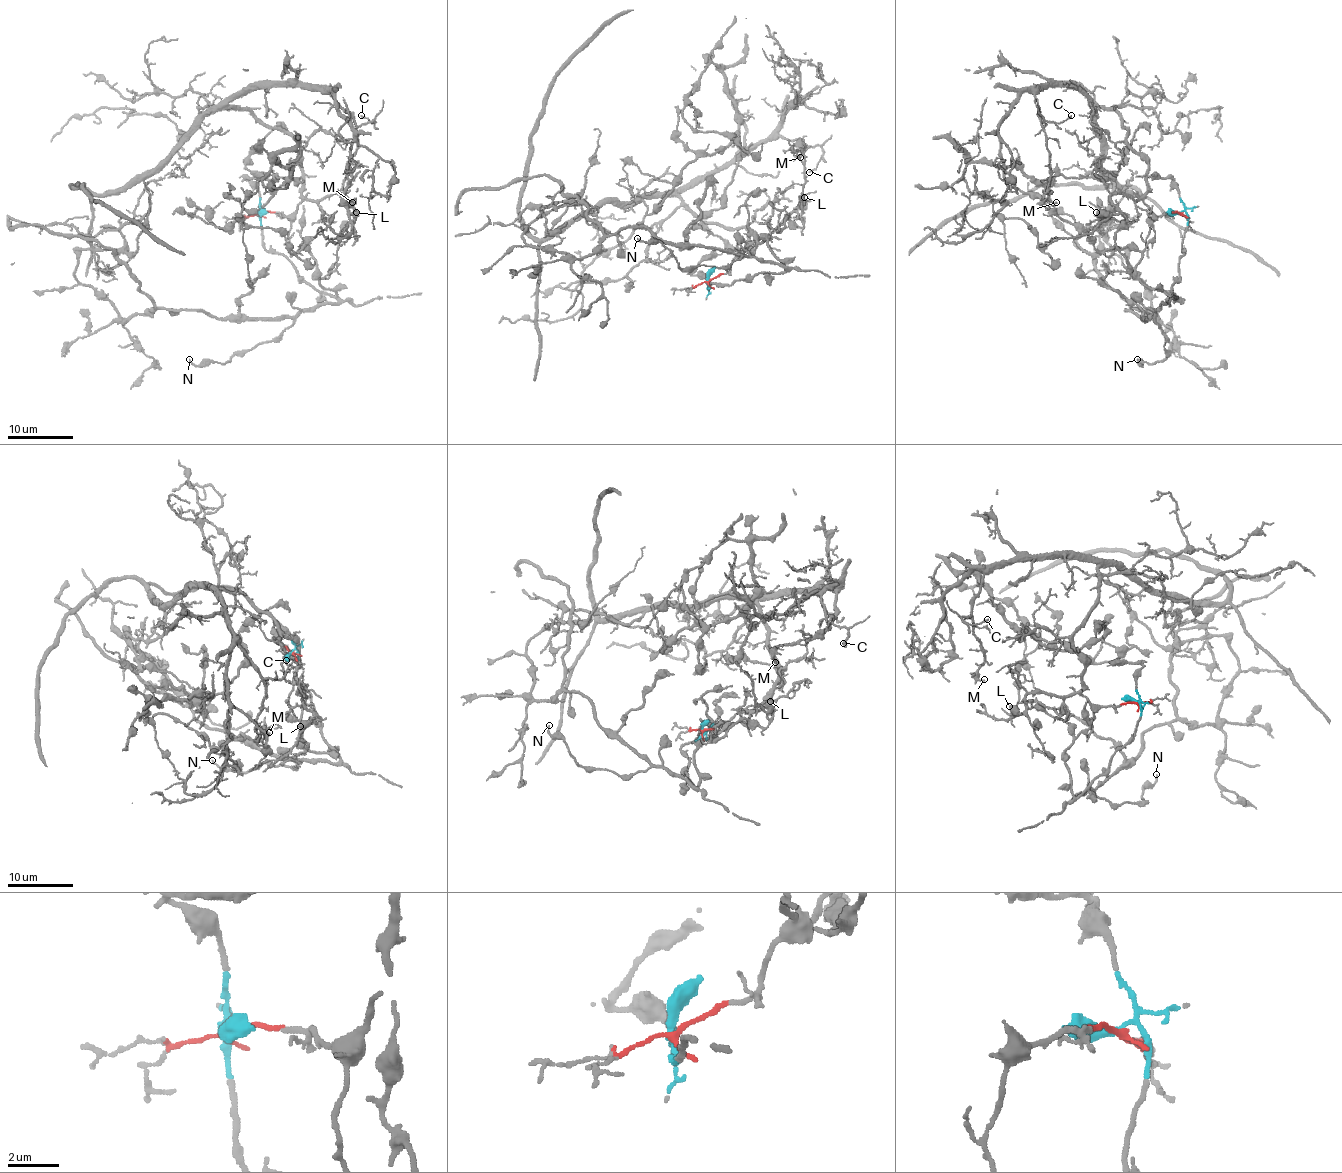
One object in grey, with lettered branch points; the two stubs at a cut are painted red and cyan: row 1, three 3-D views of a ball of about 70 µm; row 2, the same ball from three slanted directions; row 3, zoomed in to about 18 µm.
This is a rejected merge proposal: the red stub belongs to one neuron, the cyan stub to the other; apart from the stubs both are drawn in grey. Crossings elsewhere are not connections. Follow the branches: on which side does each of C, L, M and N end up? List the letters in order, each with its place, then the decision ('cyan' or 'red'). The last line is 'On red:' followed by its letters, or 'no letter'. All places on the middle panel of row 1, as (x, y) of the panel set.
C: at (809, 172); red
L: at (804, 197); red
M: at (800, 157); red
N: at (637, 238); cyan
On red: C, L, M

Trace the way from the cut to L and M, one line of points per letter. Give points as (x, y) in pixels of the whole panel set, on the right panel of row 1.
L: (1181, 213), (1172, 211), (1156, 216), (1141, 200), (1120, 193), (1110, 196), (1119, 211), (1114, 214), (1096, 213)
M: (1181, 213), (1156, 216), (1143, 201), (1148, 164), (1123, 120), (1071, 87), (1035, 95), (1043, 201), (1056, 201)

